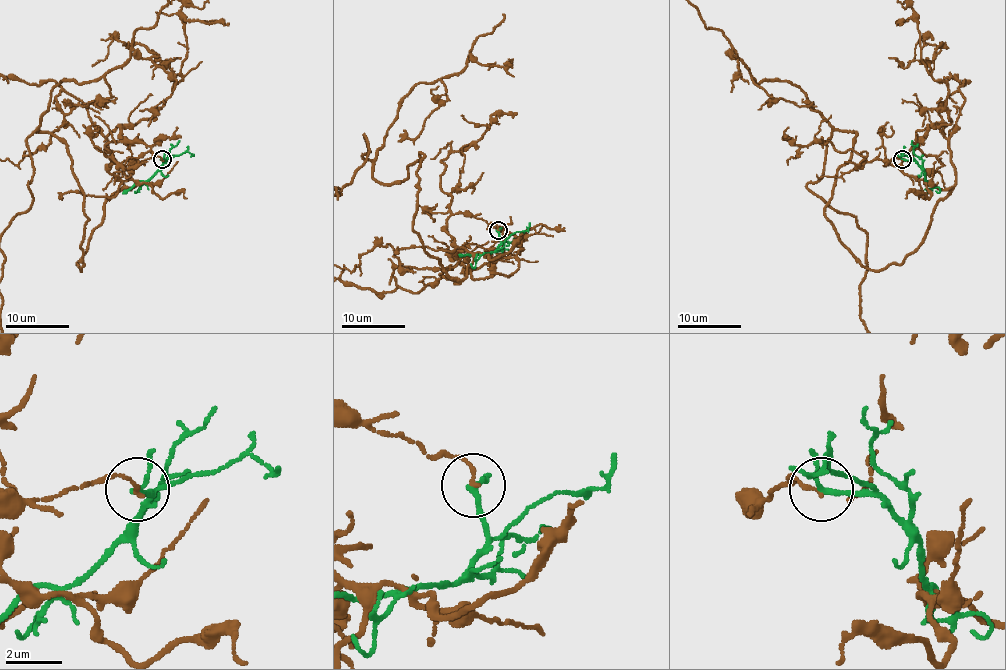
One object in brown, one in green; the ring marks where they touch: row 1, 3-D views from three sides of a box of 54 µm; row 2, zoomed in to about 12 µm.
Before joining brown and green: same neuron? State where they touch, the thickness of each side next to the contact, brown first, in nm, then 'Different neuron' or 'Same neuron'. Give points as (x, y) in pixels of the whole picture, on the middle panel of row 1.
Place: (498, 230). Thickness 140 nm (brown) against 160 nm. Different neuron

